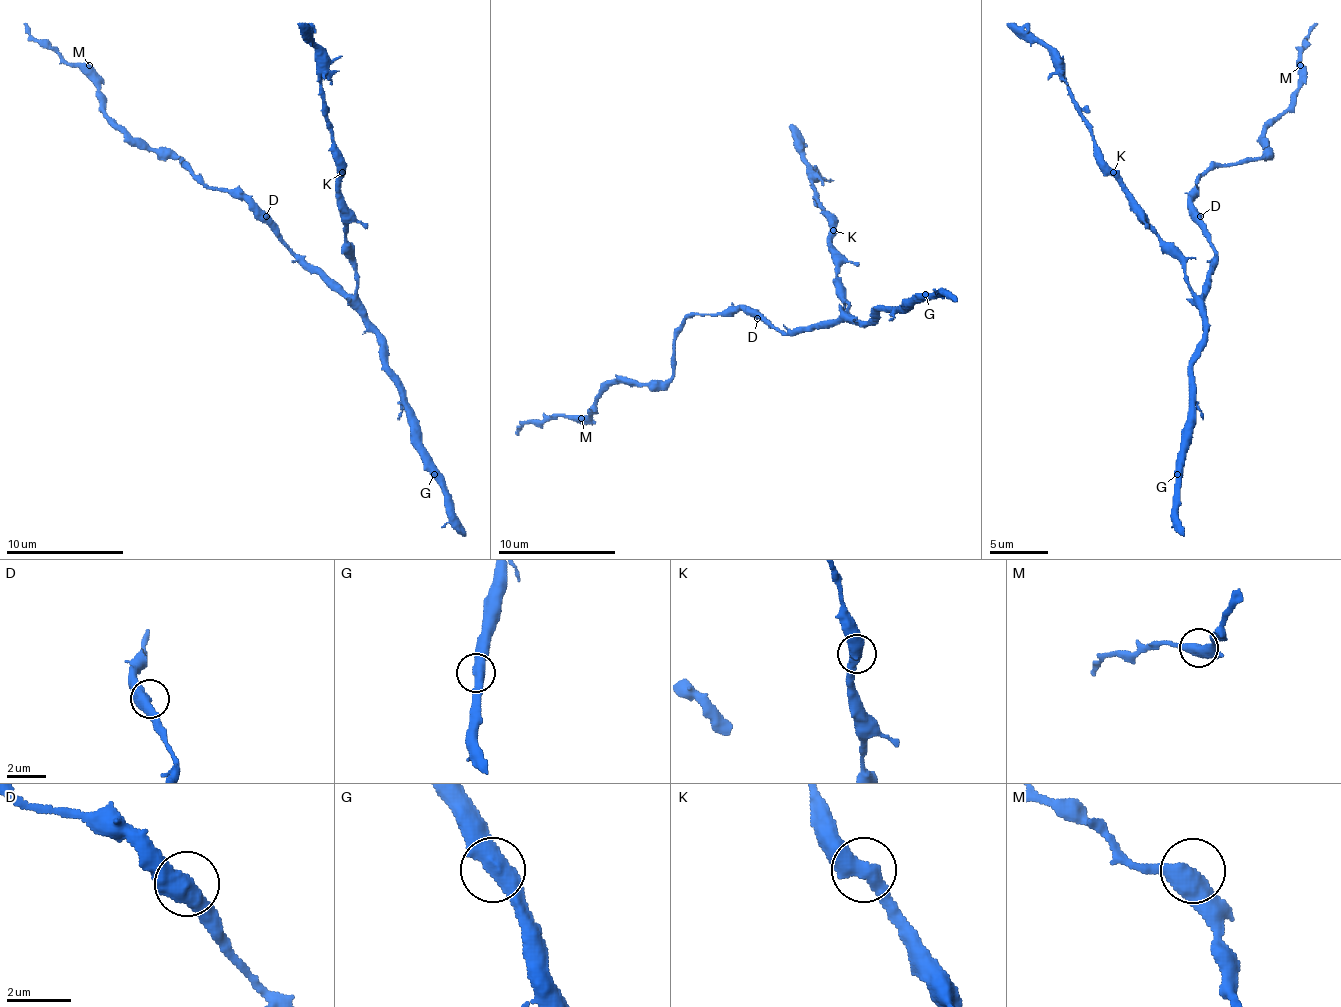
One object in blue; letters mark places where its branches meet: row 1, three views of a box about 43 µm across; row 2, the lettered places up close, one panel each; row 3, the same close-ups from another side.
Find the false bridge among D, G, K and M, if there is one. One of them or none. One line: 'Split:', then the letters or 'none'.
Split: none

